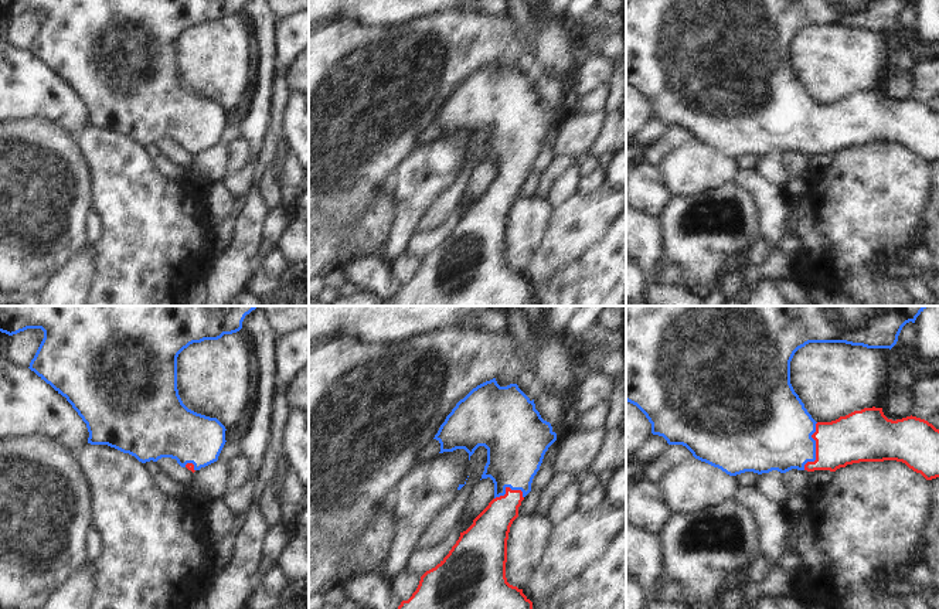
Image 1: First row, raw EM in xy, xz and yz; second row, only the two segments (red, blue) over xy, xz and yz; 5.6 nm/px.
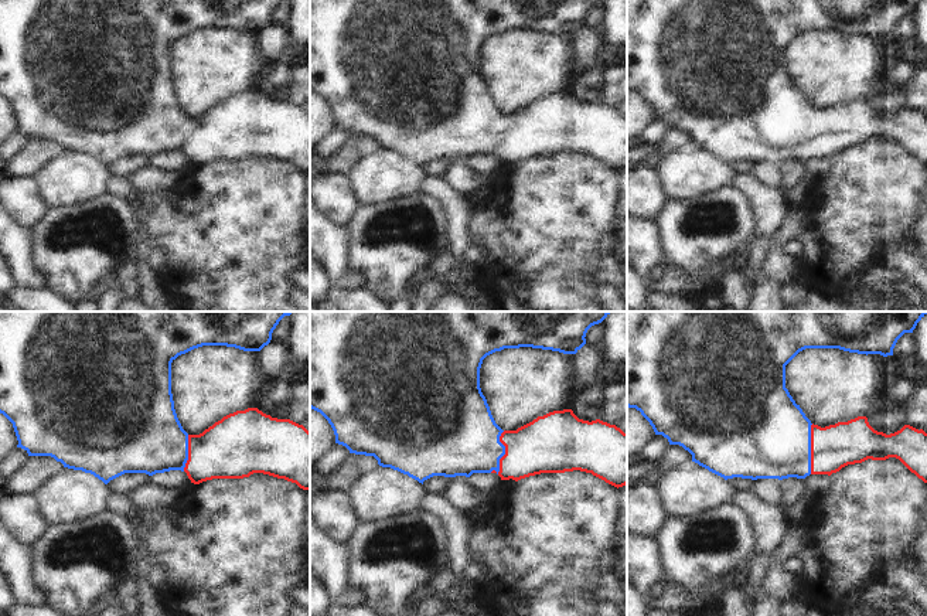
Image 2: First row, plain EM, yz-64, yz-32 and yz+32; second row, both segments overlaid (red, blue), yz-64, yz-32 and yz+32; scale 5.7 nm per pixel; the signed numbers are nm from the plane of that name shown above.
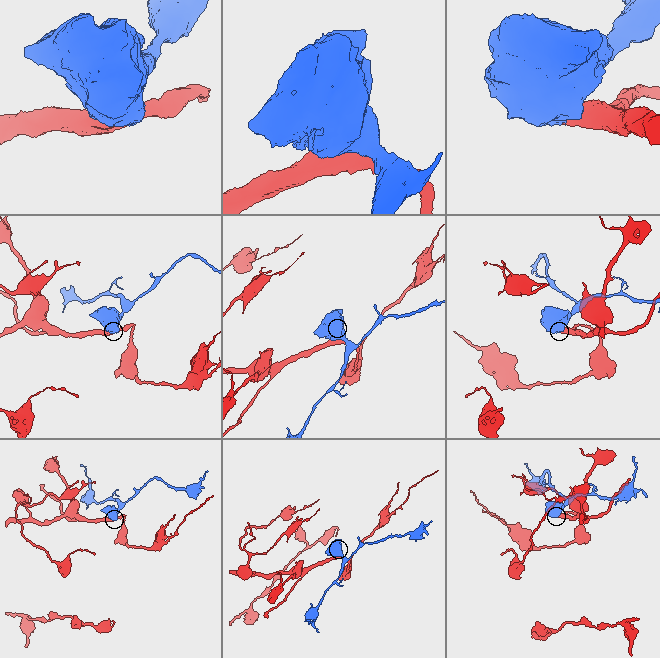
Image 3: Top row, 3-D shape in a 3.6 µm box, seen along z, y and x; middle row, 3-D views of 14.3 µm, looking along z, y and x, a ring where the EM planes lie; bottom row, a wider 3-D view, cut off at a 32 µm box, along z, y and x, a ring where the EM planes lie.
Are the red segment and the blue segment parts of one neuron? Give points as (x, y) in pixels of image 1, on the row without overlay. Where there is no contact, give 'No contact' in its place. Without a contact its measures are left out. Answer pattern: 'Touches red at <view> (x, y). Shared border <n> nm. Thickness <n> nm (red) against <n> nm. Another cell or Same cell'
Touches red at yz (816, 131). Shared border 280 nm. Thickness 280 nm (red) against 420 nm. Same cell

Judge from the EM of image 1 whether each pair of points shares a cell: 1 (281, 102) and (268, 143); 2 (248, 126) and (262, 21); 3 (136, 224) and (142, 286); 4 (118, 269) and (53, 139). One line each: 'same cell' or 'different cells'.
1: same cell
2: same cell
3: same cell
4: different cells

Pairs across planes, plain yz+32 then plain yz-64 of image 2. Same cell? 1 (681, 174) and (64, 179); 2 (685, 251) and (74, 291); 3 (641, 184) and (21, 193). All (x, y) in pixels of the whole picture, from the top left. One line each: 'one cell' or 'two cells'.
1: one cell
2: one cell
3: one cell

